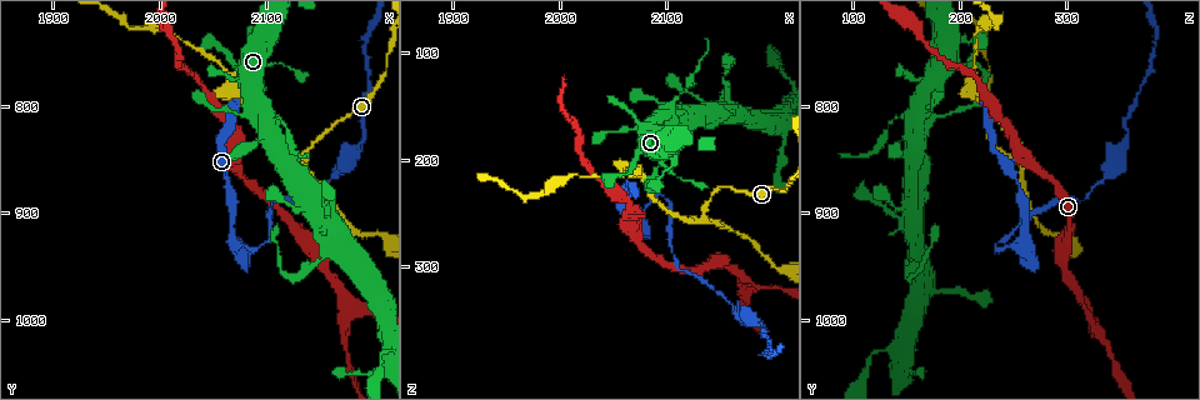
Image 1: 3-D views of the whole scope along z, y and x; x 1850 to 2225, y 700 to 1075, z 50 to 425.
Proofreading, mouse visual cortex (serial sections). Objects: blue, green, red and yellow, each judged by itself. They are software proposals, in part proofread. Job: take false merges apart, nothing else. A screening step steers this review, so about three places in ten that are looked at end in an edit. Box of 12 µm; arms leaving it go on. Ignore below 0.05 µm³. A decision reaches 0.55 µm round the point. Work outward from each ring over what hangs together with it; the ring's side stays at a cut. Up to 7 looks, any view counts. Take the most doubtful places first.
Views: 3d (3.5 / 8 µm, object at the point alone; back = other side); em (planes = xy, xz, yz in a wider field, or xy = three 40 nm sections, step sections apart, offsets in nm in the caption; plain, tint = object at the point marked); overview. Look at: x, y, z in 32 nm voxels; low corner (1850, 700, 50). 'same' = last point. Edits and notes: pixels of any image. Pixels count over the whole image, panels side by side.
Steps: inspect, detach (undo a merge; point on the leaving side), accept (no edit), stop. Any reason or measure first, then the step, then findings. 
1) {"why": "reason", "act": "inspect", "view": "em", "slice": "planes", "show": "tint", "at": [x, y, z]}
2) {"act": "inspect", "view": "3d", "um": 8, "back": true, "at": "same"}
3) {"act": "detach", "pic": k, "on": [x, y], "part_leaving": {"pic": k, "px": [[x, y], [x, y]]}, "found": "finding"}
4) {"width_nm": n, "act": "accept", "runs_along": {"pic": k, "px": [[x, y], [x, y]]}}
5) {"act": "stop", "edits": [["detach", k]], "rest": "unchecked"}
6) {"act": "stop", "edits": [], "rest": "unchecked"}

{"why": "side arm on a straight run", "act": "inspect", "view": "3d", "um": 8, "back": true, "at": [2132, 852, 254]}

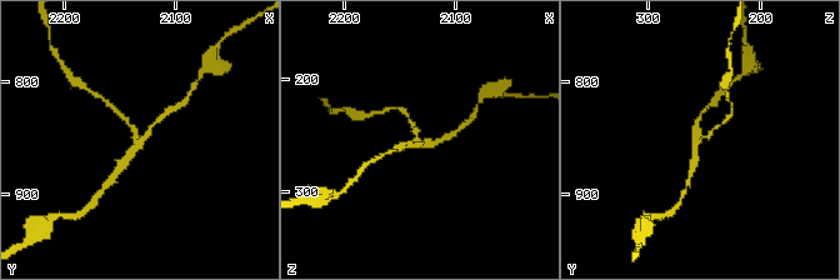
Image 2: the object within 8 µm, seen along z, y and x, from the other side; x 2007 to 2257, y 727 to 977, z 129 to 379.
{"arms": 3, "arm_widths_nm": [150, 150, 200], "why": "need the tissue", "act": "inspect", "view": "em", "slice": "xy", "step": 5, "show": "tint", "at": [2130, 854, 254]}

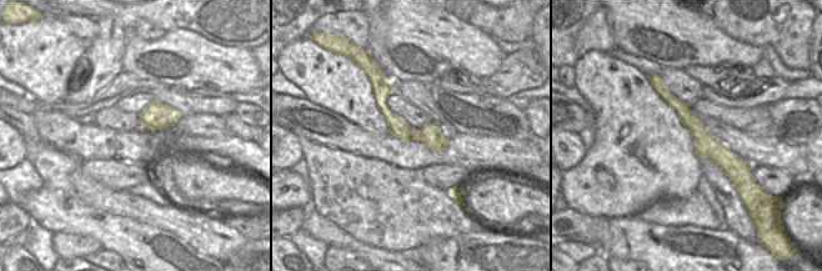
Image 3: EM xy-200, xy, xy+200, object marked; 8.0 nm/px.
{"act": "accept", "runs_along": {"pic": 2, "px": [[406, 115], [416, 139], [443, 140]]}, "found": "one cell here"}

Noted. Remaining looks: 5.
{"why": "abrupt turn", "act": "inspect", "view": "3d", "um": 3.5, "back": true, "at": [2142, 950, 152]}

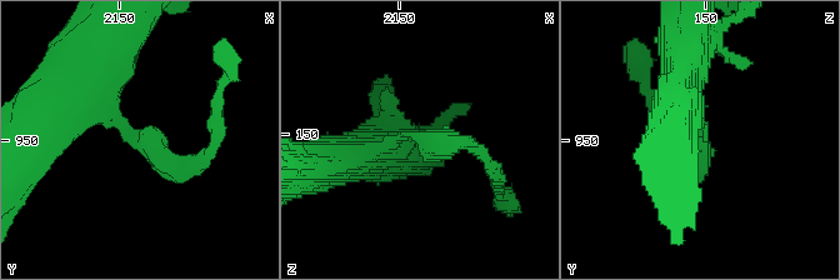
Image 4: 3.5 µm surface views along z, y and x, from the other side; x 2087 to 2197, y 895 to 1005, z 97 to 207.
{"arm_widths_nm": [250, 400], "act": "inspect", "view": "em", "slice": "xy", "step": 3, "show": "plain", "at": [2144, 948, 151]}

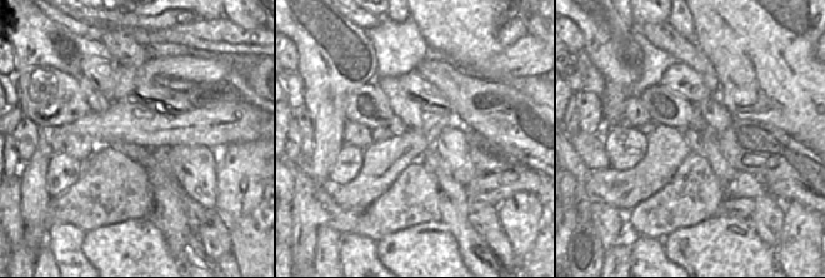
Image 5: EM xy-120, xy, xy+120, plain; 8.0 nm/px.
{"act": "inspect", "view": "em", "slice": "xy", "step": 3, "show": "tint", "at": "same"}

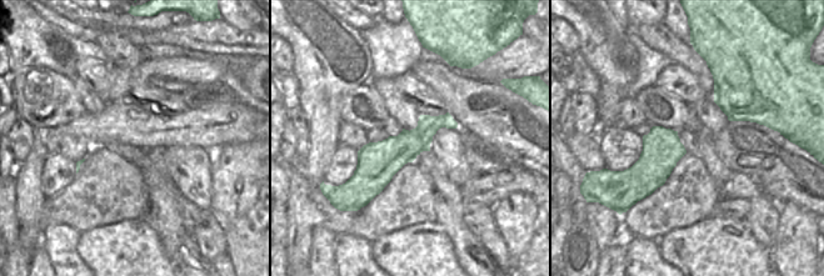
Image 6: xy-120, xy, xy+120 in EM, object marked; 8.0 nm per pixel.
{"width_nm": 280, "act": "accept", "runs_along": {"pic": 6, "px": [[453, 124], [432, 124], [358, 177]]}, "found": "one cell here"}

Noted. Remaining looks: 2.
{"act": "inspect", "view": "3d", "um": 3.5, "at": [2174, 976, 314]}

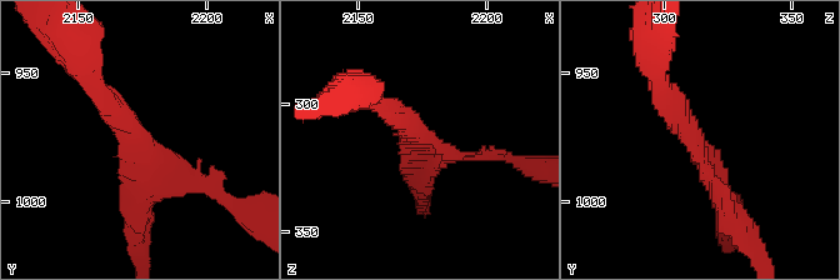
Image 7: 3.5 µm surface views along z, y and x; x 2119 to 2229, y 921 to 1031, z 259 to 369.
{"arms": 3, "arm_widths_nm": [150, 200, 250], "act": "inspect", "view": "em", "slice": "xy", "step": 2, "show": "tint", "at": [2171, 975, 311]}

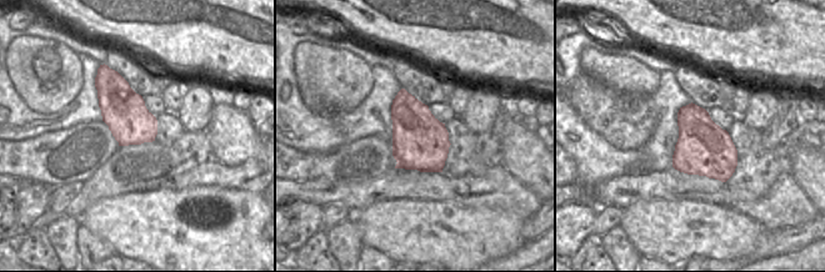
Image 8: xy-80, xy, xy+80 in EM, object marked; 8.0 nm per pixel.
{"act": "accept", "runs_along": {"pic": 7, "px": [[655, 76], [694, 138], [726, 214]]}, "found": "one cell here"}

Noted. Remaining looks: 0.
{"act": "stop", "edits": [], "rest": "unchecked"}

